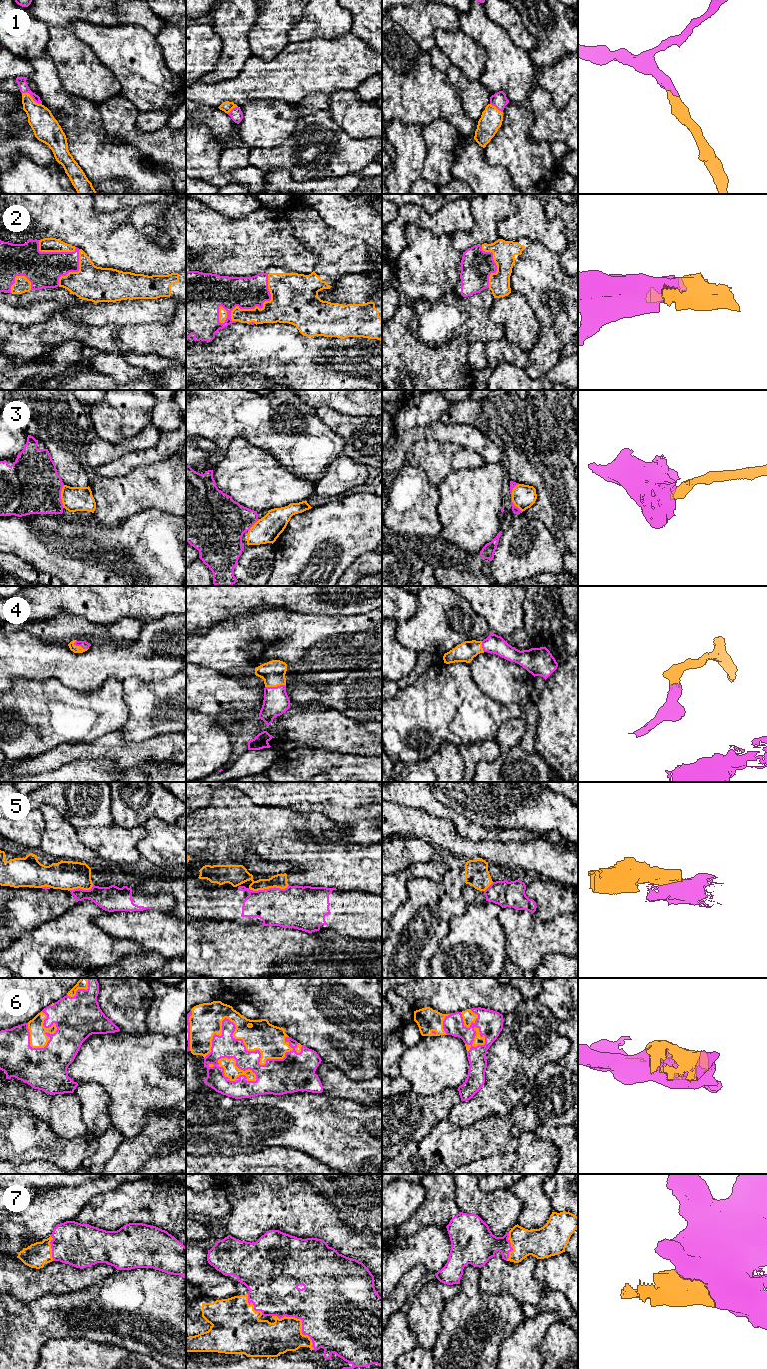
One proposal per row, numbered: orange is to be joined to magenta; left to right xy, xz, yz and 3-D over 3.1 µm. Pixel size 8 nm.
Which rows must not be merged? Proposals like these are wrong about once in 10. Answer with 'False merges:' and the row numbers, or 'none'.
False merges: 5

